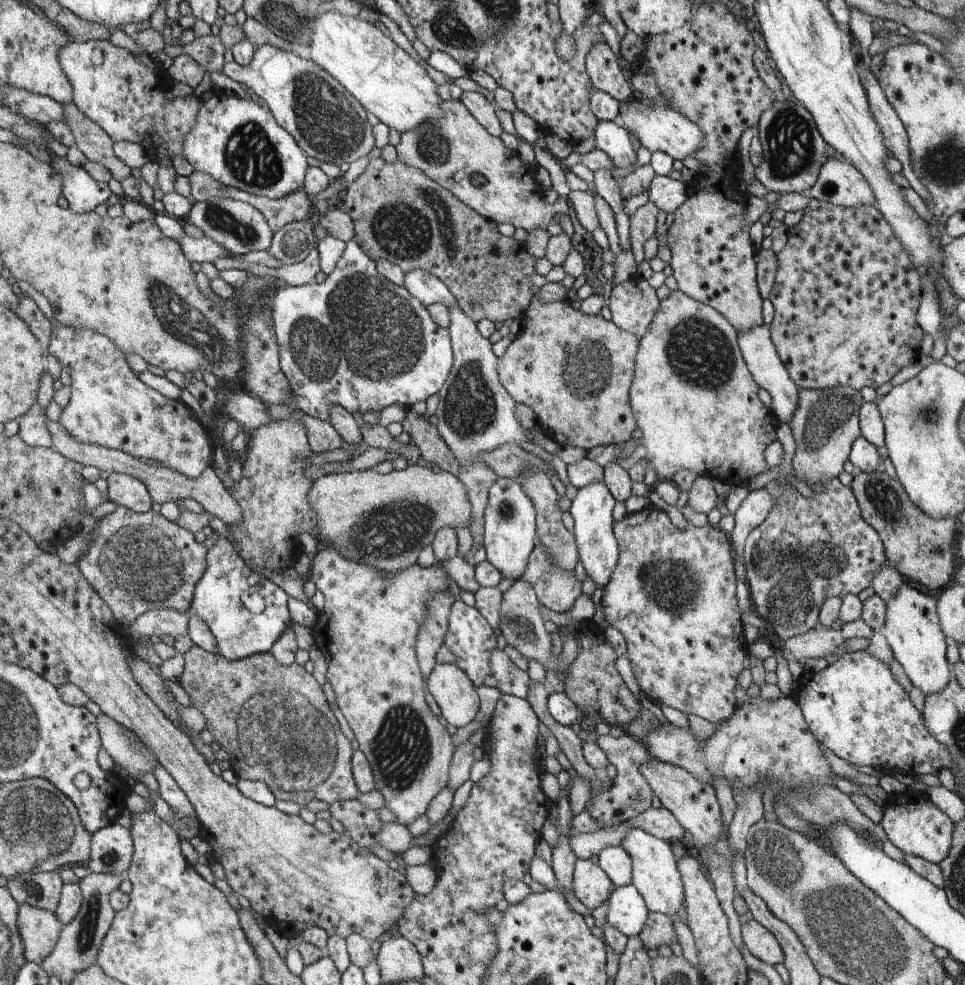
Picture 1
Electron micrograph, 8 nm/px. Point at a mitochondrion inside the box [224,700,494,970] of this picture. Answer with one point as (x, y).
(401, 749)

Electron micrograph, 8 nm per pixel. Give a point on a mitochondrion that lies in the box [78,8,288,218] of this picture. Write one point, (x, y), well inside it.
(250, 156)

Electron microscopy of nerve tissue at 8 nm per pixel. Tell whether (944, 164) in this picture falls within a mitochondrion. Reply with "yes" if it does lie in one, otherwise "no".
yes

